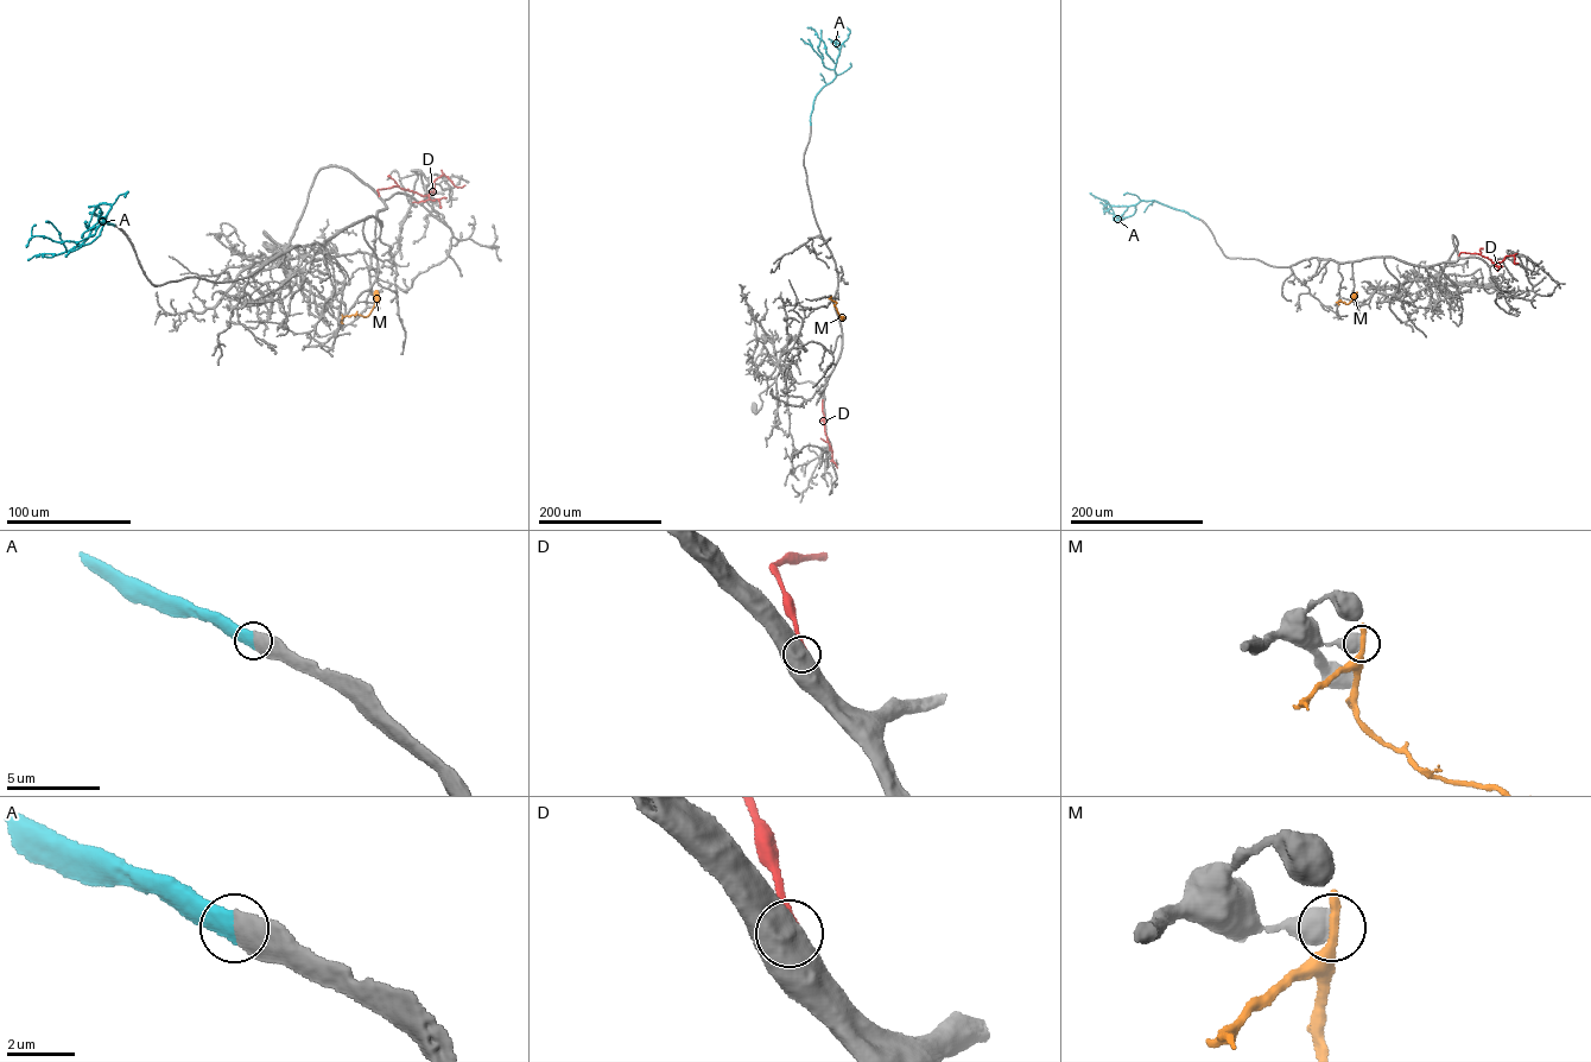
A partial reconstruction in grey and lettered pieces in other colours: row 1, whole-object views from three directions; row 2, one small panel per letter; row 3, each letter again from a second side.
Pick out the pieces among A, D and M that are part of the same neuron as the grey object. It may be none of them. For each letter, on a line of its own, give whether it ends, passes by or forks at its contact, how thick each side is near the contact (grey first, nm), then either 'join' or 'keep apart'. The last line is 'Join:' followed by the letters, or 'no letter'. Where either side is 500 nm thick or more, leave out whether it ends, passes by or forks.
A: calibres 650 and 600 nm; join
D: calibres 800 and 360 nm; keep apart
M: calibres 650 and 400 nm; keep apart
Join: A

